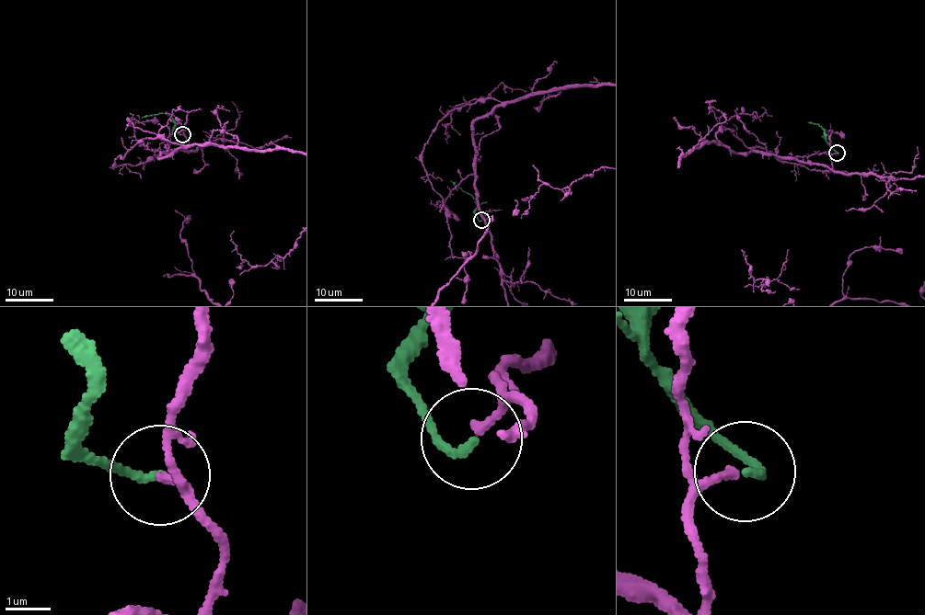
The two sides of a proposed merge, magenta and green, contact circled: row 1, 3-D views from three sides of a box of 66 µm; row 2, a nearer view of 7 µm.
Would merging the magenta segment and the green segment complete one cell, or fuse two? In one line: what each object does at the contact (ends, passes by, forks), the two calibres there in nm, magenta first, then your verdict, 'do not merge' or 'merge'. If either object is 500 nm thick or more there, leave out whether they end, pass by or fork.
magenta ends | green ends | 180/190 nm | merge

